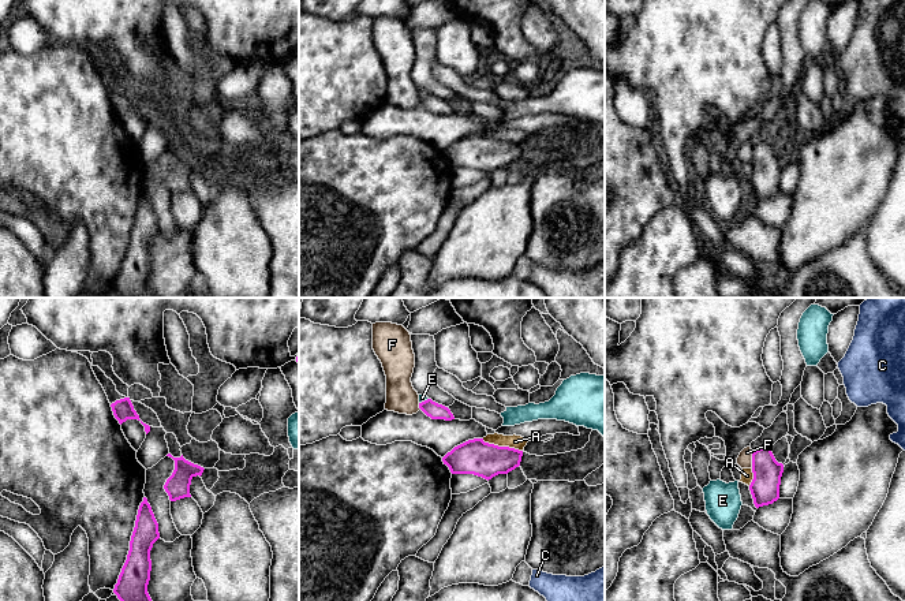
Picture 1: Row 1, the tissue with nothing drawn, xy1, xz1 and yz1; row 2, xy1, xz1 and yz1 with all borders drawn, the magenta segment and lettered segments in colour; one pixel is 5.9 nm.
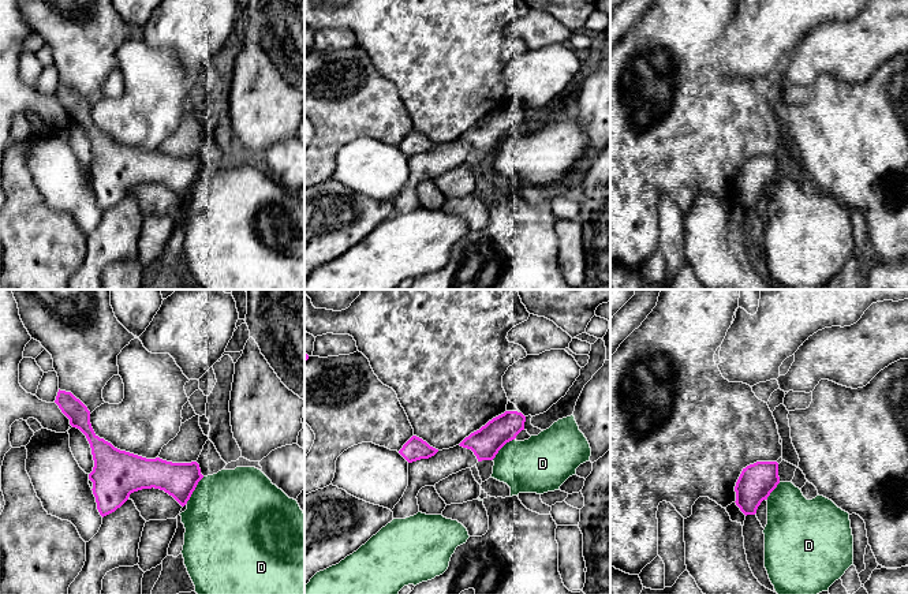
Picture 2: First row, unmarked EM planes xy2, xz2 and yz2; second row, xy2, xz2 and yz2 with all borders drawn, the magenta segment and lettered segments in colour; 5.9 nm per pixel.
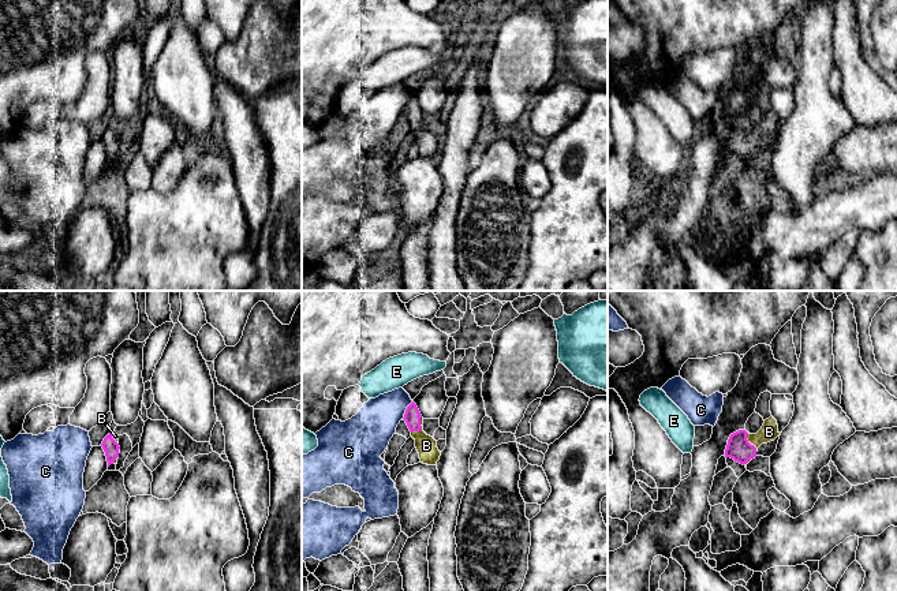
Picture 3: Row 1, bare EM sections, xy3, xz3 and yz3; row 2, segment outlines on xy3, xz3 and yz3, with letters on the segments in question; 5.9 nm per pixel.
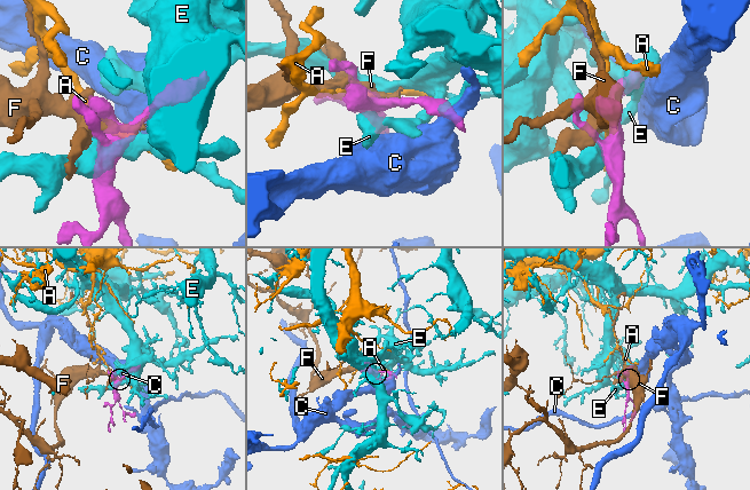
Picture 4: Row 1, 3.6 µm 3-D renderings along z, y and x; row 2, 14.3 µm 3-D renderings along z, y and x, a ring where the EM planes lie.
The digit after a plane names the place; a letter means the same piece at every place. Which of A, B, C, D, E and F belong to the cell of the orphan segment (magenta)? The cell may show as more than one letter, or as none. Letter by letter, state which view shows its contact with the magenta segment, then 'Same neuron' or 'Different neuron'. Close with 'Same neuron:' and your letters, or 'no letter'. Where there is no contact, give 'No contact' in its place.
A: Touches magenta in xz1. Different neuron
B: Touches magenta in xz3. Same neuron
C: Touches magenta in xz3. Different neuron
D: Touches magenta in xy2. Different neuron
E: Touches magenta in xz1. Different neuron
F: Touches magenta in yz1. Different neuron
Same neuron: B

